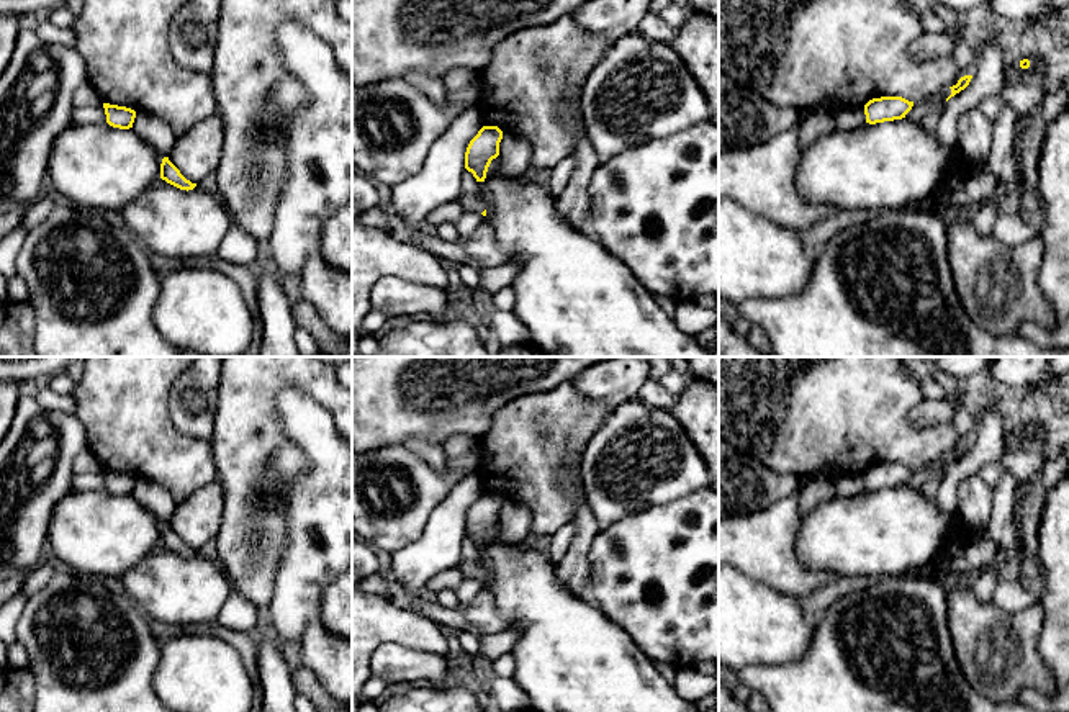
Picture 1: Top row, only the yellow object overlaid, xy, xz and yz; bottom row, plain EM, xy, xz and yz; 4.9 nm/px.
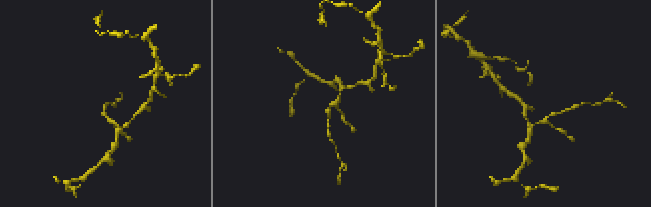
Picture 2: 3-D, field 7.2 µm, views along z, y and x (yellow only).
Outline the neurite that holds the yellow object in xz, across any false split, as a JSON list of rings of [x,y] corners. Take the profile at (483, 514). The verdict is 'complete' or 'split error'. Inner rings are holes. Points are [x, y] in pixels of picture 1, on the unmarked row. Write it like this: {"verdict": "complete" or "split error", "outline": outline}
{"verdict": "complete", "outline": [[[483,493],[470,507],[465,519],[465,535],[476,548],[485,548],[488,534],[499,522],[503,498],[498,493]]]}

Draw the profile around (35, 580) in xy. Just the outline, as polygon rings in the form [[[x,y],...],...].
[[[46,557],[36,570],[29,571],[25,576],[23,581],[23,593],[29,597],[33,593],[39,591],[49,579],[51,576],[59,571],[62,566],[54,561],[52,558]]]

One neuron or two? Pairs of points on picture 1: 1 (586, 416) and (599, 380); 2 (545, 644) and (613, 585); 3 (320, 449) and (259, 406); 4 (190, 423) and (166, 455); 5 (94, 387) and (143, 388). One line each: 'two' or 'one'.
1: two
2: two
3: two
4: two
5: one

